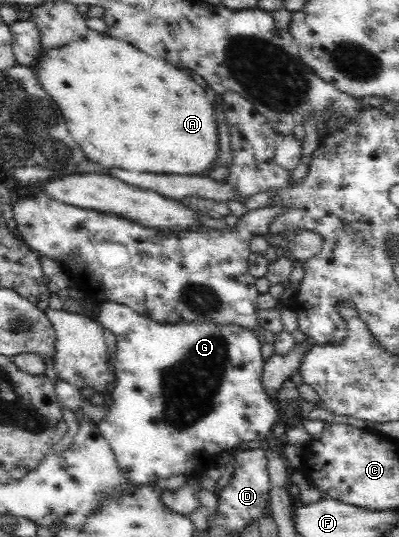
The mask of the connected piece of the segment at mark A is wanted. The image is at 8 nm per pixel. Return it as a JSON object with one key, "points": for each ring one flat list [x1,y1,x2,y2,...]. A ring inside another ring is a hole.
{"points":[[84,29,84,34,79,35,79,40,75,40,75,42,69,42,69,44,57,46,57,48,41,48,39,52,40,58,36,60,33,68,37,71,36,77,40,86,49,92,53,102,59,106,59,110,65,118,65,124,69,126,71,138,77,138,77,142,81,142,81,150,85,150,85,156,91,162,97,162,101,166,113,166,113,168,137,170,137,172,155,172,155,174,203,174,214,165,217,150,219,150,216,116,213,114,211,102,205,98,201,83,195,84,195,80,191,80,191,76,185,76,183,72,179,72,180,68,175,67,167,60,148,56,146,52,139,50,130,42,109,36,107,33,88,29]]}

